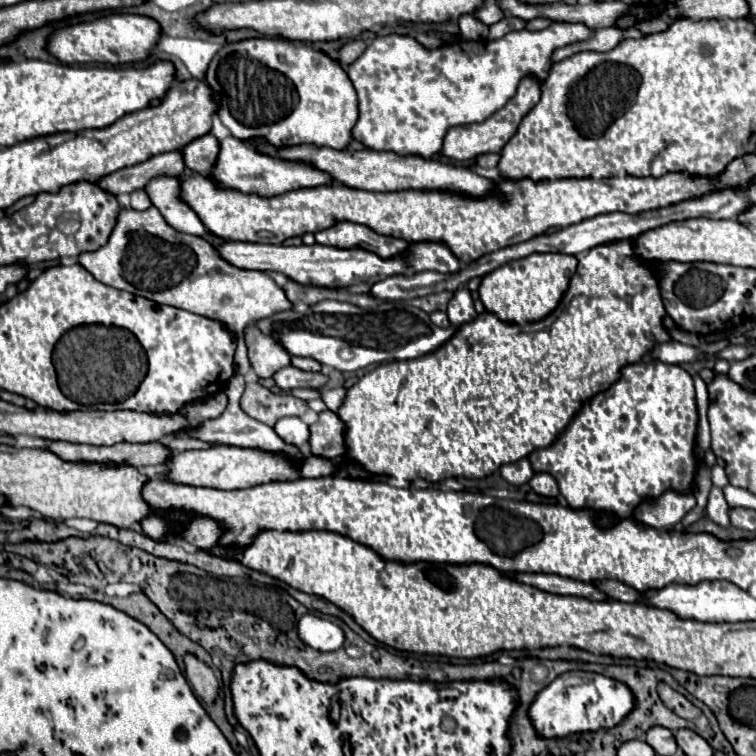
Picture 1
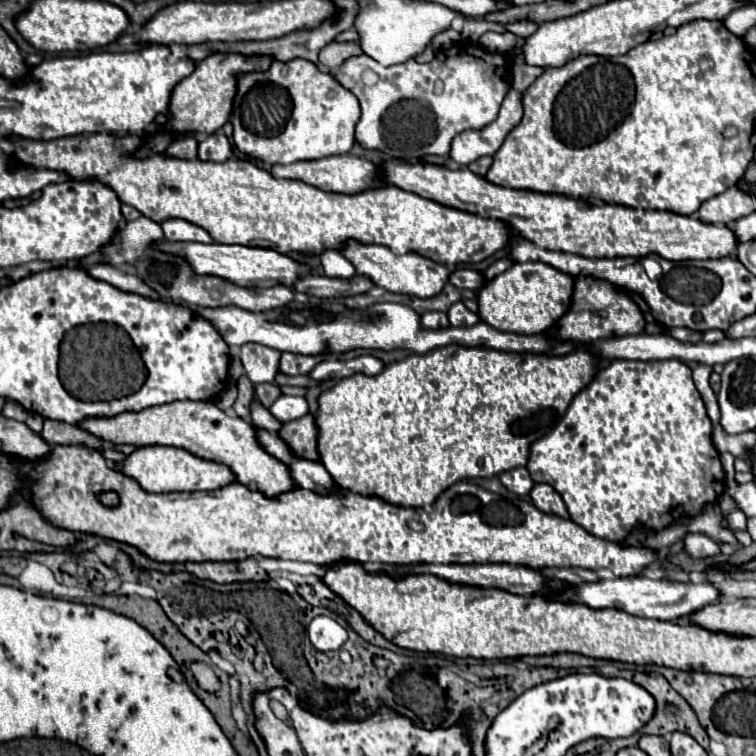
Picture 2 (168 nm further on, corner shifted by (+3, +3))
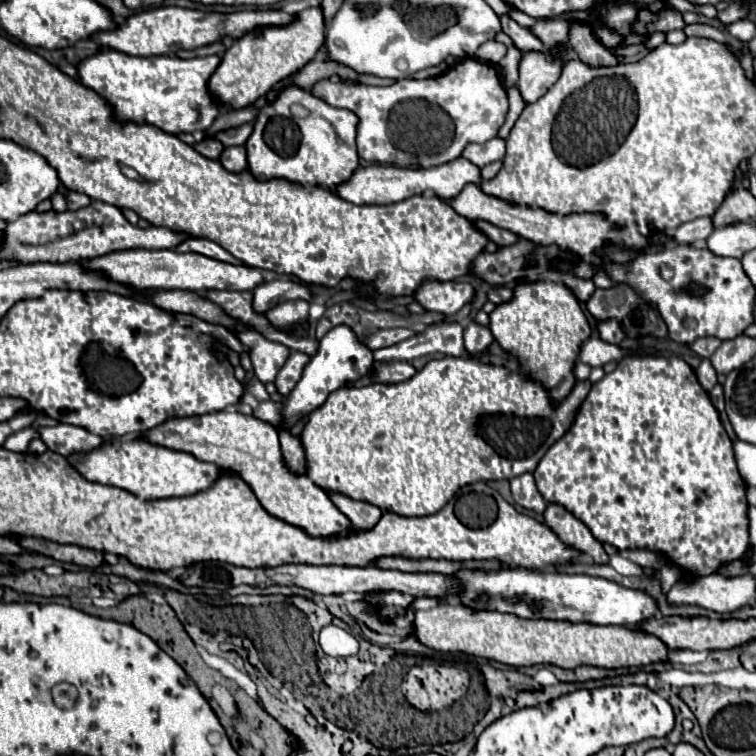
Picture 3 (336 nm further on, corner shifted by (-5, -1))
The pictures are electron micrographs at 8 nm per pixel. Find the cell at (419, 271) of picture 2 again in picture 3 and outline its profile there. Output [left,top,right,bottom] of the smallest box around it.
[414,281,476,315]

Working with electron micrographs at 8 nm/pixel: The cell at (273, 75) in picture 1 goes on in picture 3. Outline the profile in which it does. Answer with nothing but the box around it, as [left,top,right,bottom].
[246,87,360,191]

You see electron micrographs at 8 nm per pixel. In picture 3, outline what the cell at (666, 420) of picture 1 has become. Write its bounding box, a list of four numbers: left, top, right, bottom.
[534,355,750,579]

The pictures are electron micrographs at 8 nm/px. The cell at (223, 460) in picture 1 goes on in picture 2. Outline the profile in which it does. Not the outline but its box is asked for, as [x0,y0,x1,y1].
[118,447,234,493]

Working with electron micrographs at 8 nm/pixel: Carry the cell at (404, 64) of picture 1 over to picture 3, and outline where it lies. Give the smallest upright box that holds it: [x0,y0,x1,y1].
[310,59,508,167]

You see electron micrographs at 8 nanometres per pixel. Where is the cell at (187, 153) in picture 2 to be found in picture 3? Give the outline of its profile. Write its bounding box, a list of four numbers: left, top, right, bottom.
[194,139,224,159]

